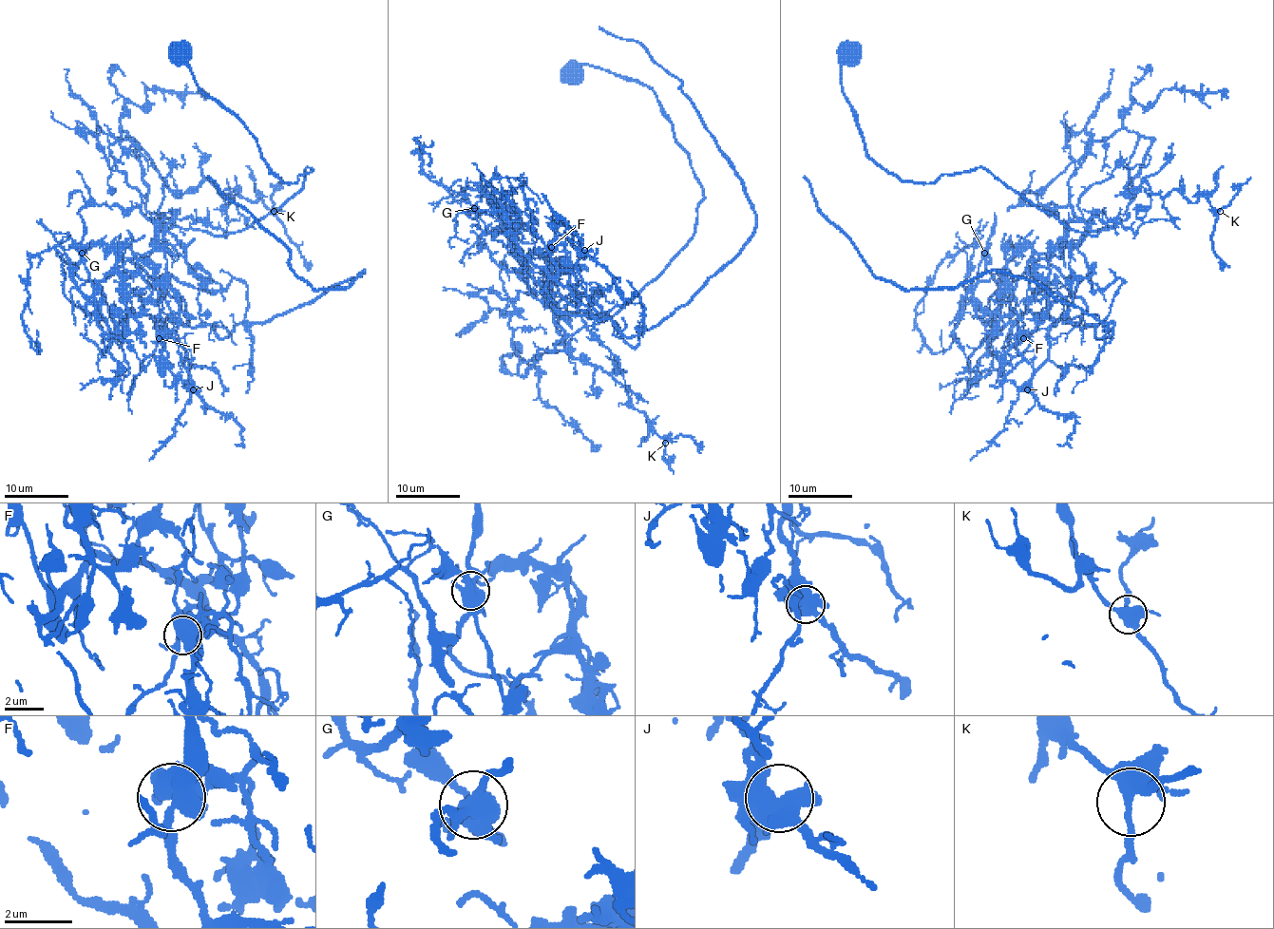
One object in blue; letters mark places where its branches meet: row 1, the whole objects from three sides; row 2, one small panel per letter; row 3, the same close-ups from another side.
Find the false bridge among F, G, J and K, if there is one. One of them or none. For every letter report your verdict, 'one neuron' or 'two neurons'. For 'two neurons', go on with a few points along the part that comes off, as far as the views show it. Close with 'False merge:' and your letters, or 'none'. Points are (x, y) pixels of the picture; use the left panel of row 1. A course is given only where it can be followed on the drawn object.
F: one neuron
G: two neurons; course (82, 253), (75, 274), (116, 322), (142, 312), (218, 338), (364, 271), (315, 290), (207, 176)
J: one neuron
K: one neuron
False merge: G

